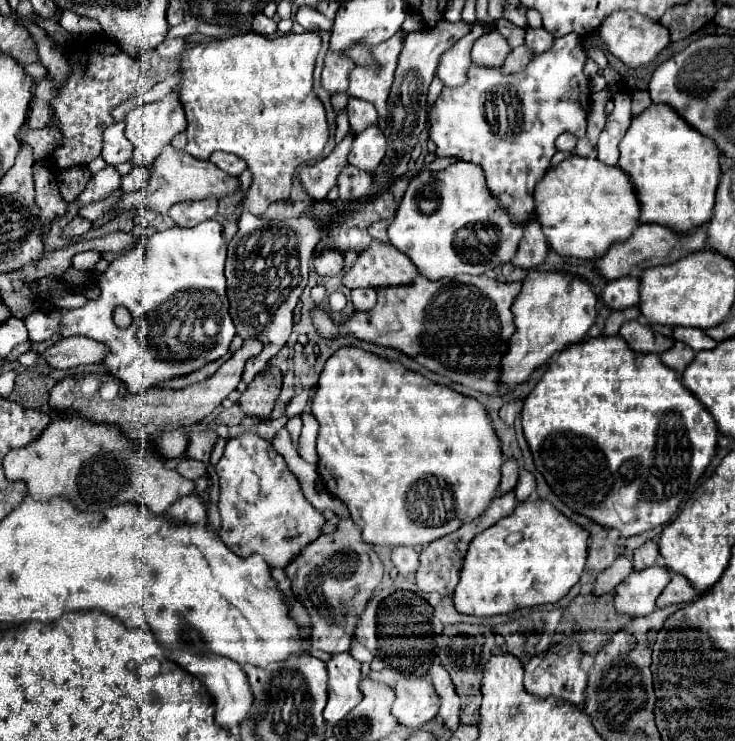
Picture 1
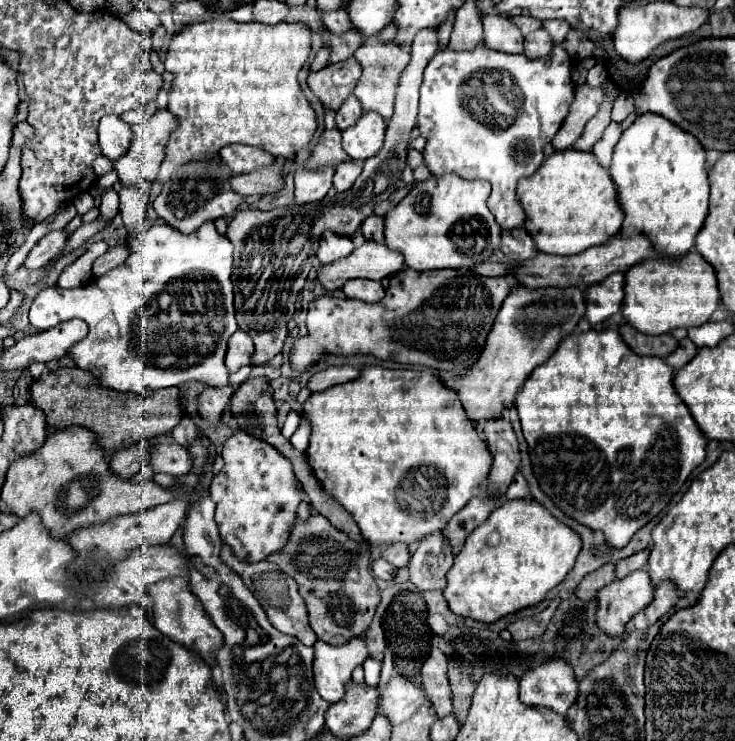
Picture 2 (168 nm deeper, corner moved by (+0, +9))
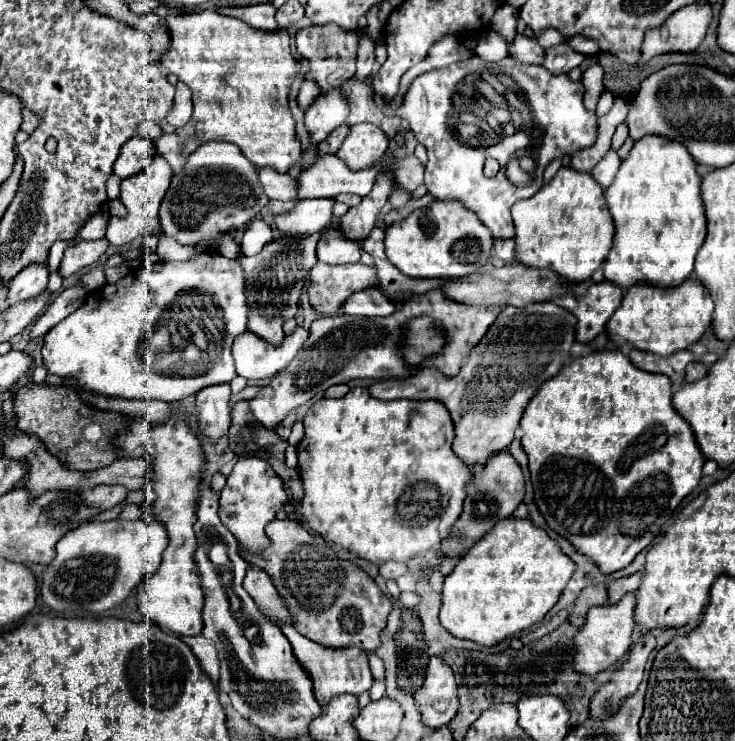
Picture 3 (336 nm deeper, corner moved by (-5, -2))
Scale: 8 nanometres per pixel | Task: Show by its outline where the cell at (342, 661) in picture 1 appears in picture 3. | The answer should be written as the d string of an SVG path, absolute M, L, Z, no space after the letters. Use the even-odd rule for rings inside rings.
M284 627L282 633L292 643L296 659L310 673L310 677L314 681L314 695L316 695L316 701L320 705L328 705L336 695L342 695L342 693L360 695L362 691L368 691L372 687L374 677L372 677L372 671L370 671L370 665L368 665L366 651L360 651L358 647L326 649L326 647L320 647L318 643L314 643L310 639L306 639L304 635L300 635L294 627Z

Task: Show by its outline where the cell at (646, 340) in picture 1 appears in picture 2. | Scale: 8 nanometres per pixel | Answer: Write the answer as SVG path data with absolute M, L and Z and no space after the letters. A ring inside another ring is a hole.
M623 324L619 332L627 342L627 346L639 356L667 358L679 346L673 336L639 336L639 332L635 332L633 328L627 328L627 324Z

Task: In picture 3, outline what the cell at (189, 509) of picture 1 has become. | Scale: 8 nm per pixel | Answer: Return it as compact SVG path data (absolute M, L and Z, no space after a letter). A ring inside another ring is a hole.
M114 519L84 523L58 541L56 559L44 571L42 599L50 609L66 617L108 611L160 567L166 547L168 535L160 521Z

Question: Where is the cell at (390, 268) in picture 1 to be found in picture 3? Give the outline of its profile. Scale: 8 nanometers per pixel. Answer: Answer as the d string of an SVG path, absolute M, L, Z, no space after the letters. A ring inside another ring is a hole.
M316 263L310 271L310 305L320 315L334 315L350 295L378 285L376 273L376 267L364 263Z

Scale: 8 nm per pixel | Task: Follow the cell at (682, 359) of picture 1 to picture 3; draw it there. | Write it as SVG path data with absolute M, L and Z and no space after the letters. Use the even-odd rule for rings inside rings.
M692 361L692 363L686 367L686 377L684 377L684 381L686 381L686 383L698 381L698 379L702 379L706 373L708 373L708 367L706 367L704 363Z

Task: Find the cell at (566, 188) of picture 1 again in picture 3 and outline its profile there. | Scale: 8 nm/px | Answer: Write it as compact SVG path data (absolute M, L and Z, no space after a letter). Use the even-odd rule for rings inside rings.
M560 167L550 183L536 195L512 205L512 219L516 225L516 261L552 269L564 281L580 283L590 279L602 265L614 243L614 219L604 203L604 189L586 171Z

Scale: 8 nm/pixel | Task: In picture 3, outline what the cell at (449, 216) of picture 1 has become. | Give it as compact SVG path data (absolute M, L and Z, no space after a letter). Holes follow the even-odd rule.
M434 201L428 207L416 209L404 221L396 221L386 229L386 257L404 275L414 279L460 279L480 271L492 257L494 237L480 223L480 217L460 201Z

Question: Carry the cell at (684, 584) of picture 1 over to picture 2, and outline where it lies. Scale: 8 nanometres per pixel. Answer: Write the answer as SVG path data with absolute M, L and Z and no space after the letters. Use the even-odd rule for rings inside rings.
M667 582L667 584L661 584L657 590L655 590L655 596L653 596L653 602L645 608L645 618L649 620L649 624L655 624L663 614L667 614L675 602L679 600L679 594L677 594L677 588Z

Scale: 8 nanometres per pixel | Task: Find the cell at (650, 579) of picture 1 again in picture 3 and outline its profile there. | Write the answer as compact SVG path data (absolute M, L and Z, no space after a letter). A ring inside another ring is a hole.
M634 593L624 595L620 599L620 603L616 603L616 605L600 605L600 607L592 607L588 611L584 627L574 637L574 645L578 649L578 653L574 657L576 671L586 673L586 675L596 675L598 671L610 667L612 663L616 663L618 659L622 659L626 655L626 651L632 645L632 641L630 641L632 631L634 631L634 627L638 627L636 619L634 619L634 611L636 611Z

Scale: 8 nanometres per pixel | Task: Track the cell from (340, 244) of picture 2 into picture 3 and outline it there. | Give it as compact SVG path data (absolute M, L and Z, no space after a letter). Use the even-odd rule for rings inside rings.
M330 227L328 231L324 231L322 239L318 241L316 255L318 255L318 261L328 263L328 265L356 263L360 261L360 245L340 235L336 227Z

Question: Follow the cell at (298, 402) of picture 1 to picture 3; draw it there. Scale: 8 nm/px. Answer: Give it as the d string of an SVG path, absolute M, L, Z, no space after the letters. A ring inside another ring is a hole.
M422 369L418 371L418 375L408 375L404 379L386 379L386 381L376 381L372 383L370 395L378 397L378 399L438 399L446 405L446 409L452 415L454 421L454 429L456 429L456 439L454 439L454 453L466 463L466 465L474 465L474 463L486 463L486 459L492 453L498 453L502 449L506 449L512 441L514 441L514 433L518 429L518 421L522 417L522 411L528 403L528 399L532 397L532 389L518 389L510 399L506 401L494 401L494 403L486 403L478 401L472 403L464 397L466 387L470 385L472 377L466 377L464 371L460 373L460 377L456 381L440 375L434 369Z

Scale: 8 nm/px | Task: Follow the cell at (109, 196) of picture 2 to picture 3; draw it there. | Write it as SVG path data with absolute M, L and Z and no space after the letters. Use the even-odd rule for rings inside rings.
M96 239L96 241L80 241L78 245L68 247L64 251L64 259L60 263L62 277L70 277L72 273L80 271L82 267L96 263L100 259L100 255L104 255L108 245L110 245L108 239Z

